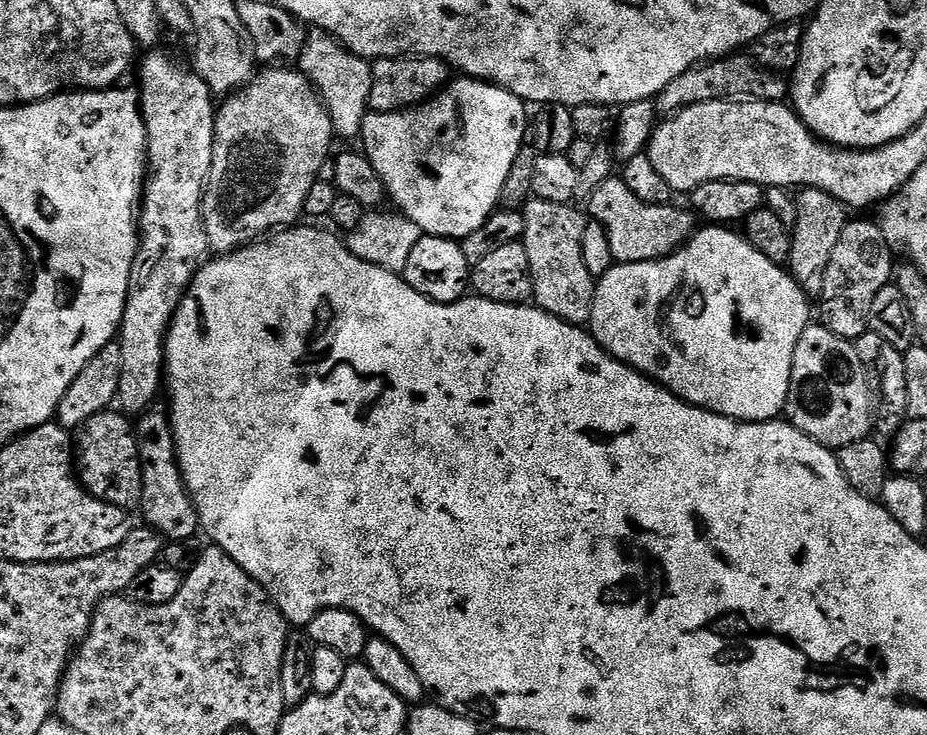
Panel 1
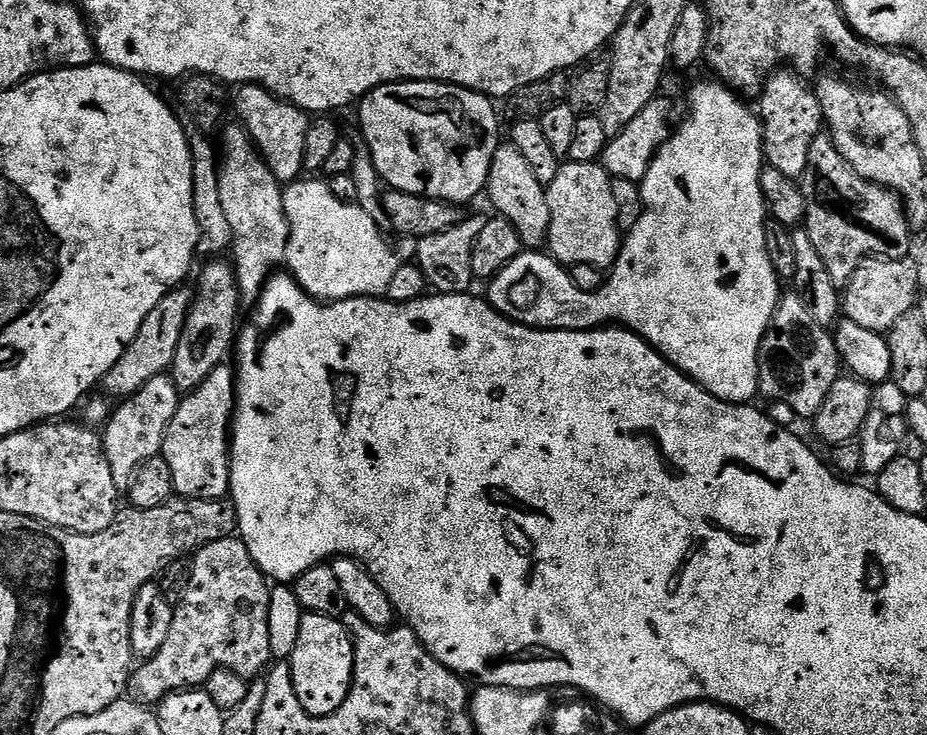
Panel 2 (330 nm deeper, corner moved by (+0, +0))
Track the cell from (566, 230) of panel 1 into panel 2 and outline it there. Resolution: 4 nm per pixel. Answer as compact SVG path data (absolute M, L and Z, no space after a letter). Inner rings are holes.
M502 142L496 147L496 153L490 162L487 196L489 202L500 211L497 213L503 219L509 220L514 230L518 230L520 243L525 249L540 250L545 247L550 222L550 202L546 185L538 182L538 178L534 178L526 158L518 154L518 150L511 142Z

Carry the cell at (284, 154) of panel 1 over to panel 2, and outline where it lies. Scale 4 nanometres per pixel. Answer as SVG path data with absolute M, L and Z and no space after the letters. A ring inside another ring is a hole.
M216 258L200 272L200 292L195 293L192 309L188 311L186 326L182 330L182 338L178 338L178 350L174 354L174 362L170 375L176 391L187 394L194 391L213 372L219 364L229 359L238 336L238 321L241 319L242 301L236 269L224 258Z

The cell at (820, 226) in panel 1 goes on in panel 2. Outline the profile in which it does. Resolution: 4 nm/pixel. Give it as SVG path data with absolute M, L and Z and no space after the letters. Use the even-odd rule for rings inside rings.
M777 70L769 76L758 94L758 115L764 130L764 158L767 167L782 170L786 178L799 181L810 162L814 138L825 131L822 106L807 79L791 70Z

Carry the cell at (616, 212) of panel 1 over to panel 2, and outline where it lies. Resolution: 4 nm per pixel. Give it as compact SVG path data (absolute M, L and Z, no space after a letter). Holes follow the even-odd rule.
M561 163L558 178L546 185L550 202L546 248L552 259L565 266L581 264L601 270L611 269L616 263L622 247L622 229L612 182L603 163Z

